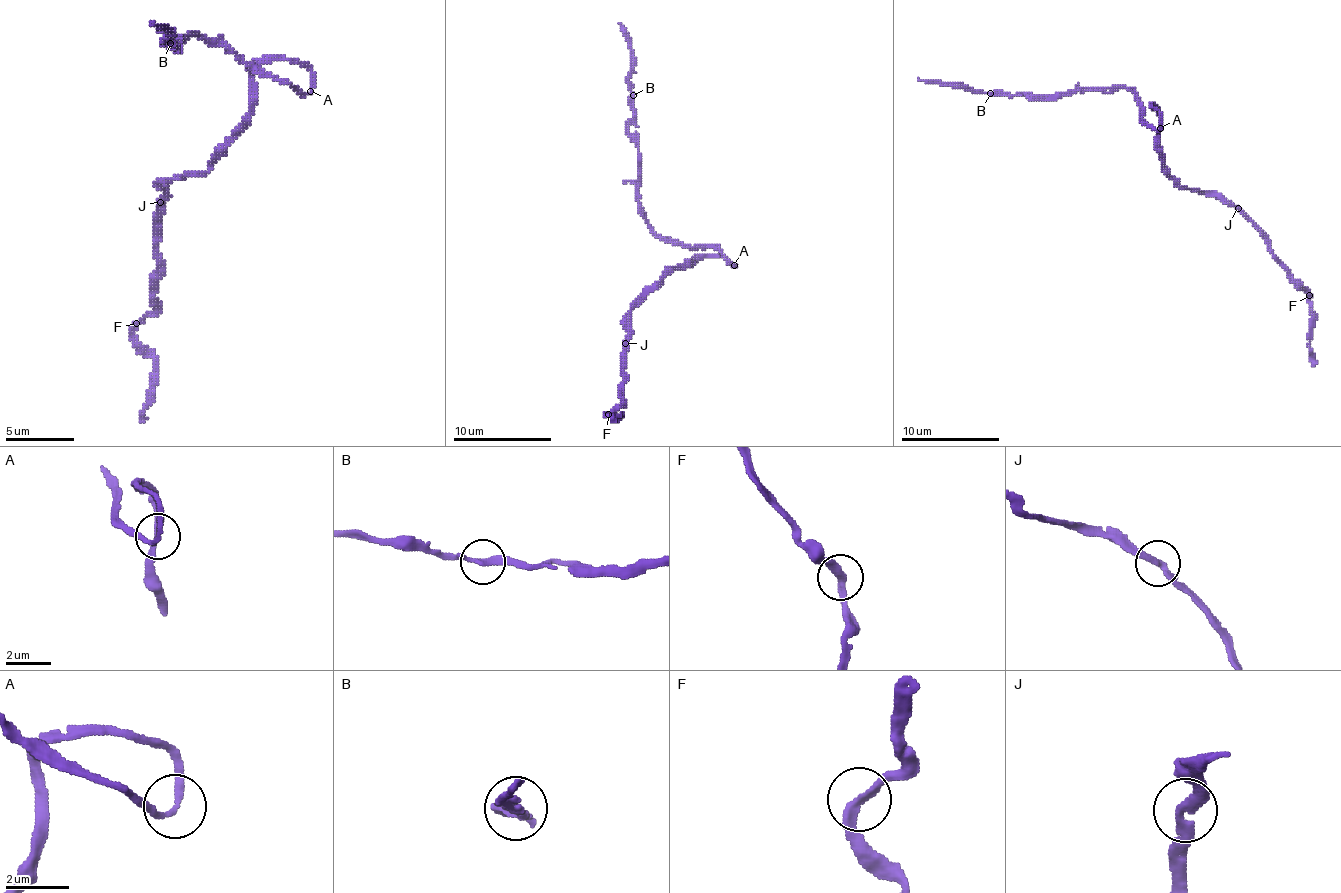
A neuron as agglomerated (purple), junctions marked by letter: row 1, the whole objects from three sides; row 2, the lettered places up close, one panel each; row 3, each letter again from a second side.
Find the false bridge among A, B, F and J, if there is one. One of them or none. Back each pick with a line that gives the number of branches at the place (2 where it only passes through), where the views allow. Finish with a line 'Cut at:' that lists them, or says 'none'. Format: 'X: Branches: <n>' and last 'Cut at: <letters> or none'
Cut at: none

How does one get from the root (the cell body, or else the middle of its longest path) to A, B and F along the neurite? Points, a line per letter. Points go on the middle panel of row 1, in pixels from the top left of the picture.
A: (702, 257), (724, 257), (734, 264)
B: (702, 257), (734, 264), (712, 247), (663, 240), (638, 200), (638, 141), (628, 131), (633, 95)
F: (702, 257), (697, 257), (692, 264), (675, 267), (631, 311), (631, 338), (623, 368), (621, 402), (609, 415)

